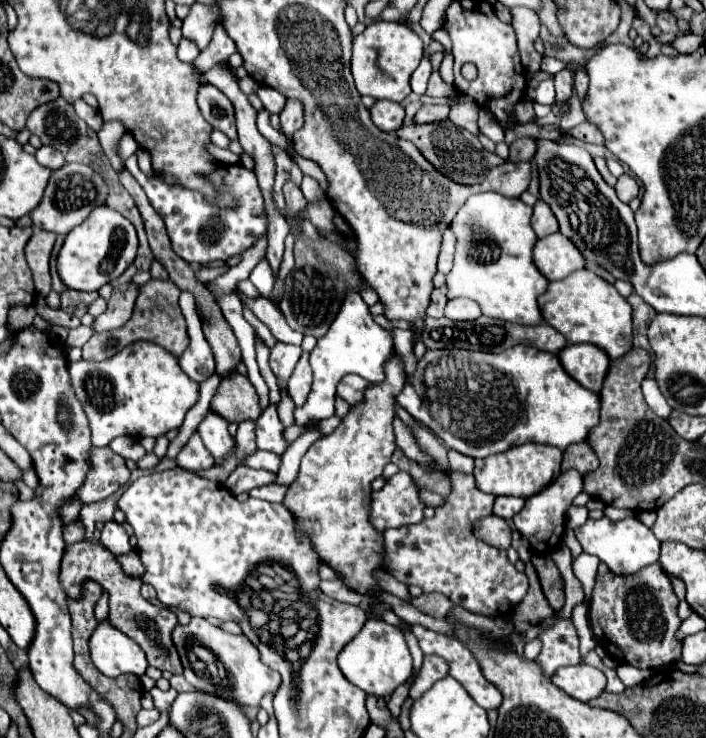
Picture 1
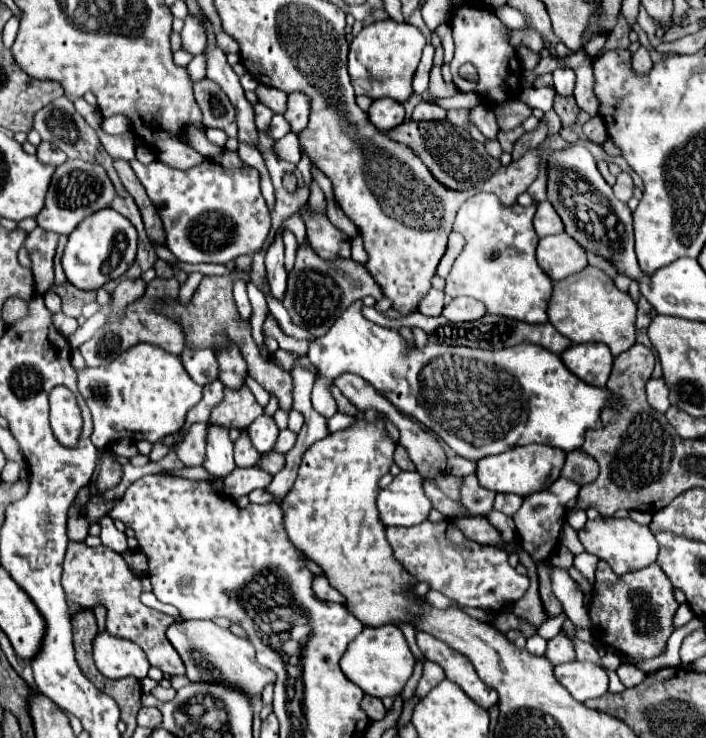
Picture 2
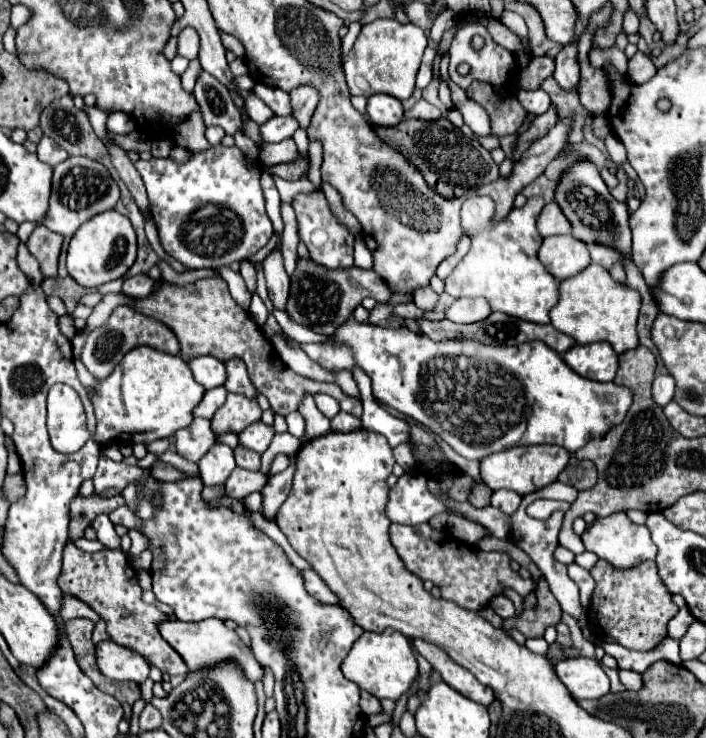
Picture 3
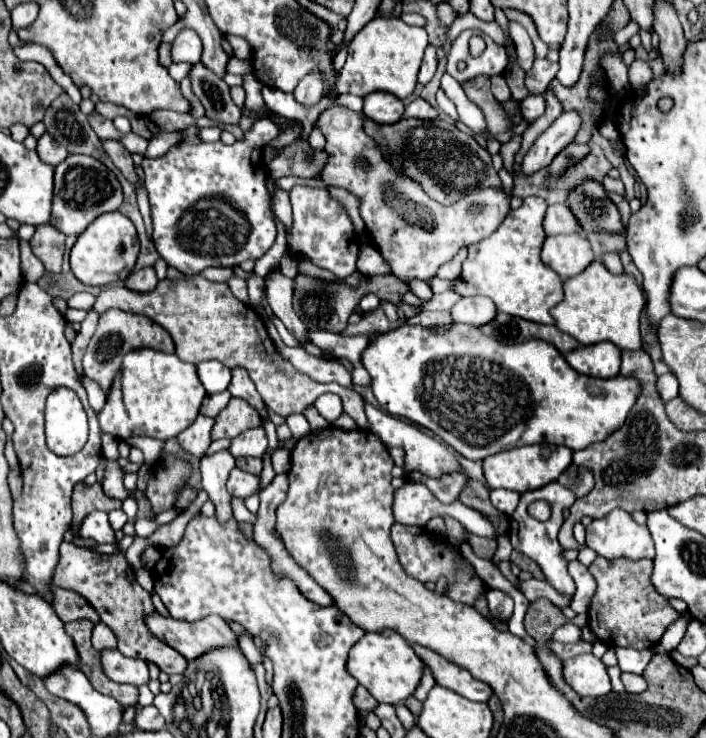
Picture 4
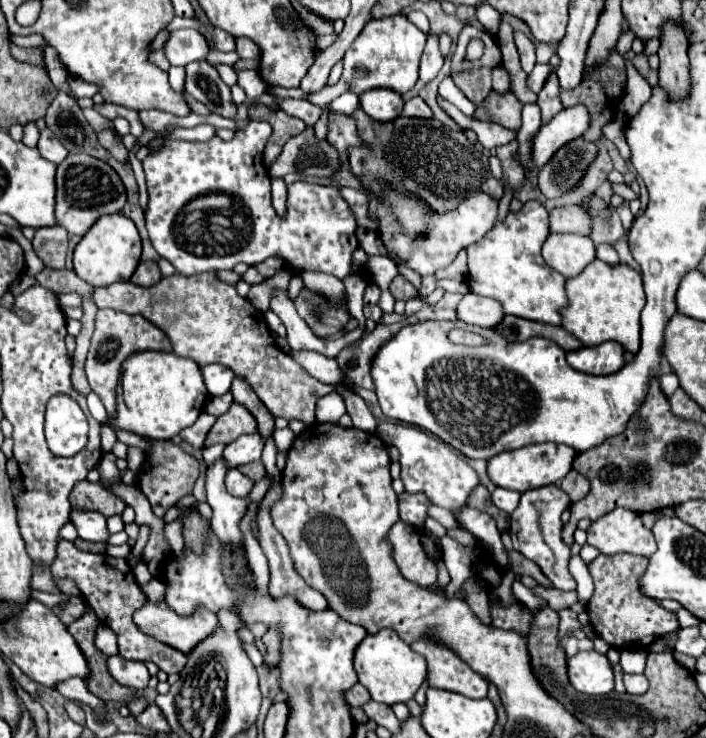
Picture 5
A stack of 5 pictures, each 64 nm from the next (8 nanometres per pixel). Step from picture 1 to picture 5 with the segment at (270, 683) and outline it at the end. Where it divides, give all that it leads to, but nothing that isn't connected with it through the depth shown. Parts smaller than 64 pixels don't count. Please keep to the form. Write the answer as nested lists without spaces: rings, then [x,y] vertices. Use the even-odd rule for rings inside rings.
[[[154,576],[150,580],[150,584],[146,586],[140,586],[144,590],[144,594],[148,596],[148,604],[144,604],[144,608],[136,610],[136,616],[134,616],[134,622],[140,630],[144,630],[148,636],[164,642],[164,644],[170,644],[172,648],[180,650],[182,654],[190,654],[200,642],[204,642],[208,636],[212,636],[218,628],[218,616],[214,612],[196,612],[196,616],[176,616],[176,612],[172,612],[170,608],[166,608],[164,604],[164,584],[160,584],[160,576]]]

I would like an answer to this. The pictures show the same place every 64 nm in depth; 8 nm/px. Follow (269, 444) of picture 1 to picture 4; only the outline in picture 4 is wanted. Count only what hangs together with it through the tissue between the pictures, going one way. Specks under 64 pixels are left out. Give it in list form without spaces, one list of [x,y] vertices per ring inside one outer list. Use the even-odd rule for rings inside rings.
[[[262,426],[250,428],[248,432],[242,432],[232,440],[230,452],[232,456],[262,456],[268,448],[268,436]]]

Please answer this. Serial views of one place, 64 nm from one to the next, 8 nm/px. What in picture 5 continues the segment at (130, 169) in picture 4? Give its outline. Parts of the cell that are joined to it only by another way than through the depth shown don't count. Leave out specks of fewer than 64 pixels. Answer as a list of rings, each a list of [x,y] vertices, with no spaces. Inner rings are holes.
[[[104,130],[104,132],[98,132],[98,142],[110,152],[112,158],[116,158],[118,162],[122,164],[128,164],[130,156],[128,156],[128,150],[124,148],[120,136],[116,136],[112,130]]]

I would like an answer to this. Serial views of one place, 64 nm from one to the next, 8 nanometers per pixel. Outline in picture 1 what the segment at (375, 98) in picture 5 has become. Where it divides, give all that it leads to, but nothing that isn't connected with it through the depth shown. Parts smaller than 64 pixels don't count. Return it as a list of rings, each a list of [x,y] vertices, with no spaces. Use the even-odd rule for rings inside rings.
[[[378,100],[370,108],[370,114],[372,114],[372,122],[384,132],[396,132],[404,120],[404,108],[396,102],[390,102],[390,100],[388,102]]]

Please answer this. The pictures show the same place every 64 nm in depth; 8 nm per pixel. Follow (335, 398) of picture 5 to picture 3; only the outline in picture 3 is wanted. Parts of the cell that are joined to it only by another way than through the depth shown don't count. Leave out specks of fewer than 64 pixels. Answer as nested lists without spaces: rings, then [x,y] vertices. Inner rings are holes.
[[[314,394],[314,402],[316,402],[316,406],[318,406],[318,410],[326,416],[326,418],[334,418],[336,414],[338,414],[338,402],[332,398],[332,396],[328,396],[328,394]]]

